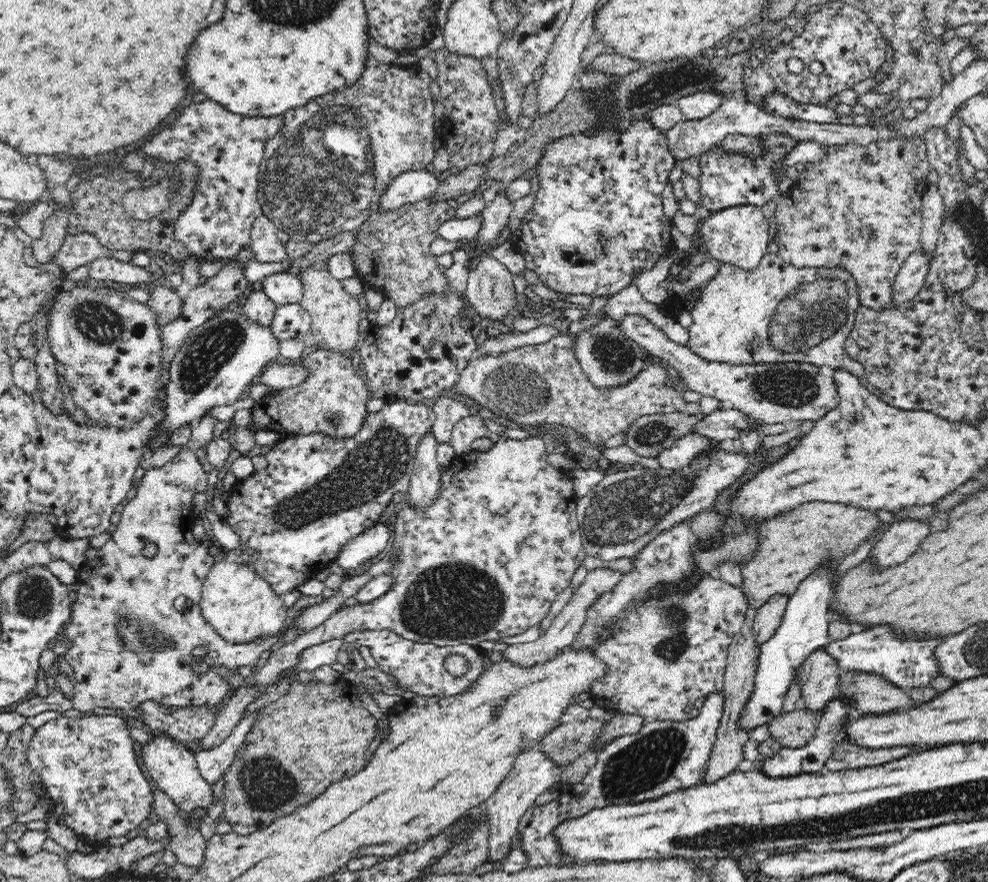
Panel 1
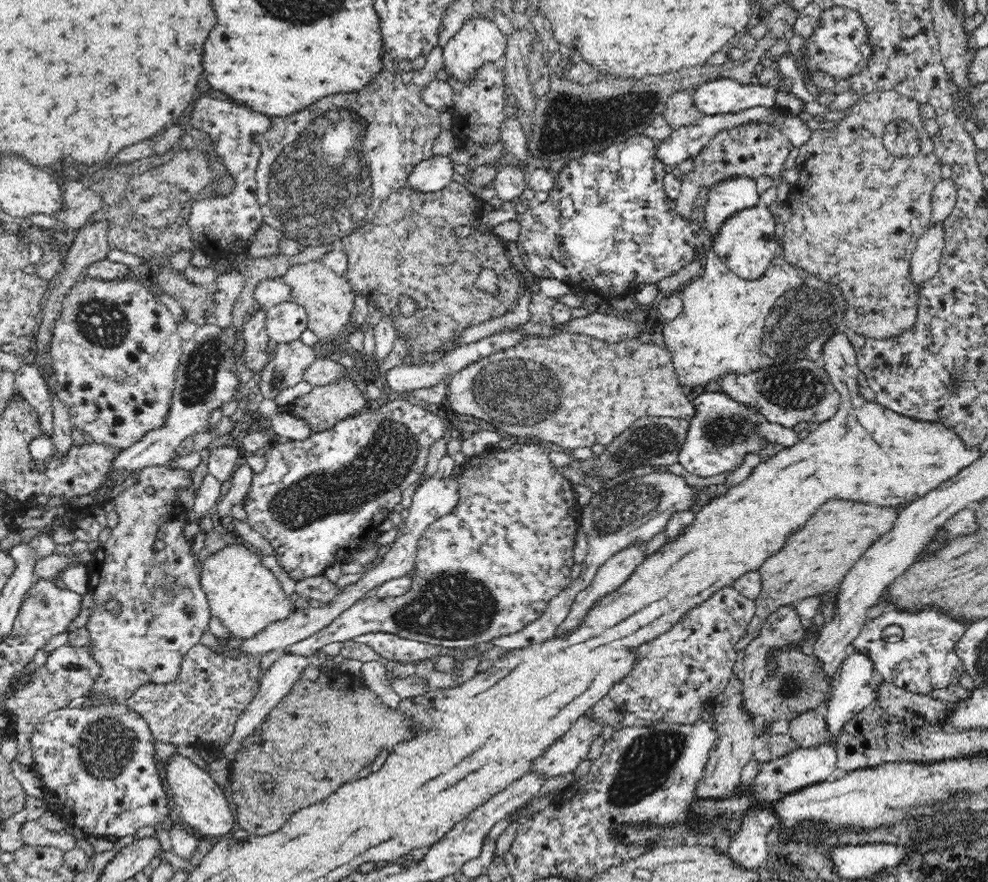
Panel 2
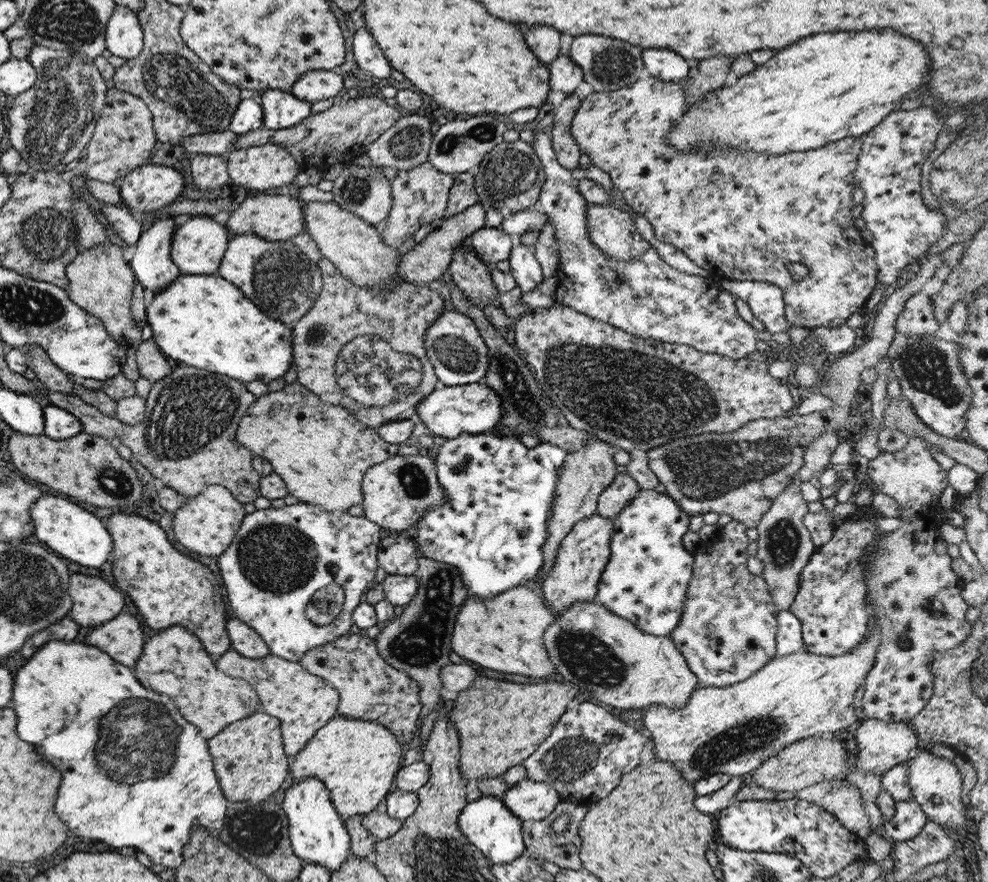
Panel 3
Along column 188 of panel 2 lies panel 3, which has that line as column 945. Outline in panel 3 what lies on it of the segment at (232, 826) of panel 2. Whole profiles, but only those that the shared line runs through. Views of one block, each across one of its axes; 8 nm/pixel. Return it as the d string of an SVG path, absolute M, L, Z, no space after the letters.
M915 749L907 758L908 763L908 785L911 797L925 813L926 820L932 820L940 826L949 826L959 834L966 837L965 813L966 808L961 803L961 777L952 762L938 758L931 752Z

